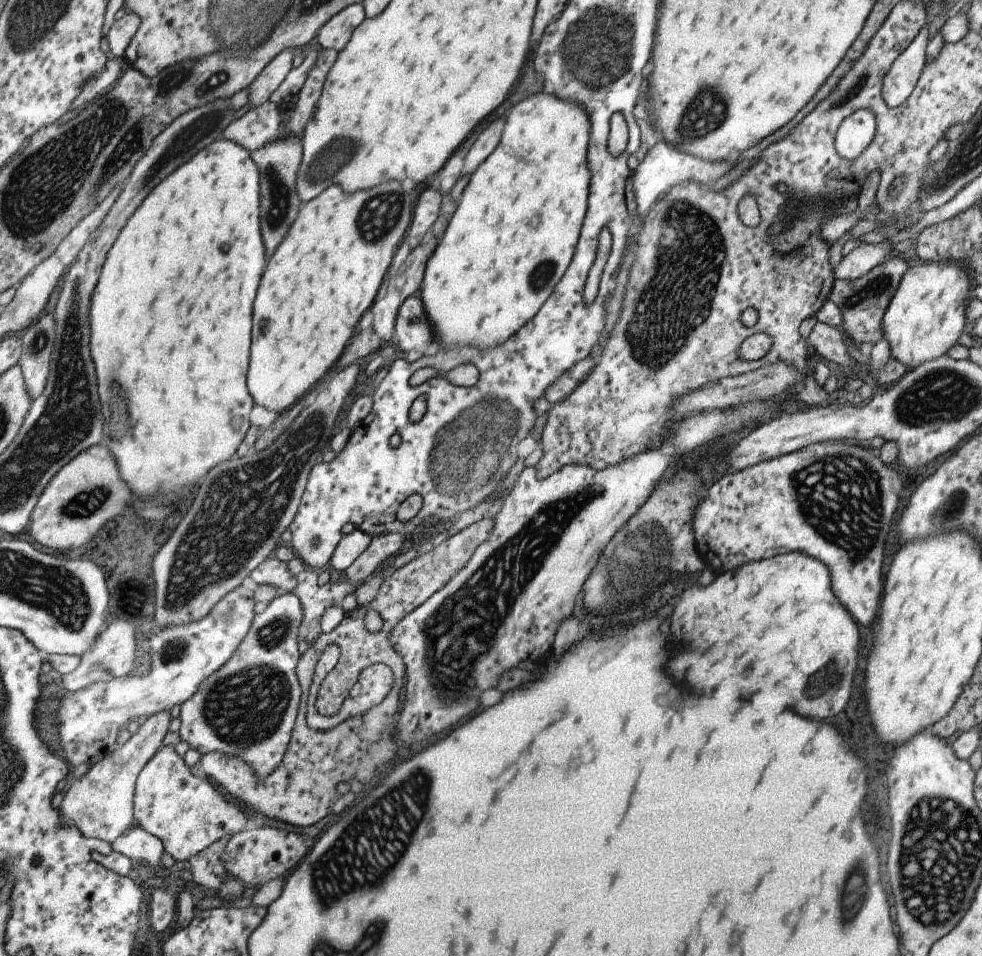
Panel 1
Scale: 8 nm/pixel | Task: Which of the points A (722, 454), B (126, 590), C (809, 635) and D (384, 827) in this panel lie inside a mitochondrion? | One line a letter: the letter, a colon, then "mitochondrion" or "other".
A: other
B: other
C: other
D: mitochondrion

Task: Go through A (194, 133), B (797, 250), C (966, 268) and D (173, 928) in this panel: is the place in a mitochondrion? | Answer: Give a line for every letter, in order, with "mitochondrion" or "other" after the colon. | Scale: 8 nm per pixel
A: mitochondrion
B: other
C: other
D: other

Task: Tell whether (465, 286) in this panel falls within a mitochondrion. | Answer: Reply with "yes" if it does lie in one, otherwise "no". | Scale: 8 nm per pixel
no

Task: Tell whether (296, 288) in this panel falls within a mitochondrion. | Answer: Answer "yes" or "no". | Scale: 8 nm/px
no

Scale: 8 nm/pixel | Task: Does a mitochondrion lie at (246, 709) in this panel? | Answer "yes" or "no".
yes

